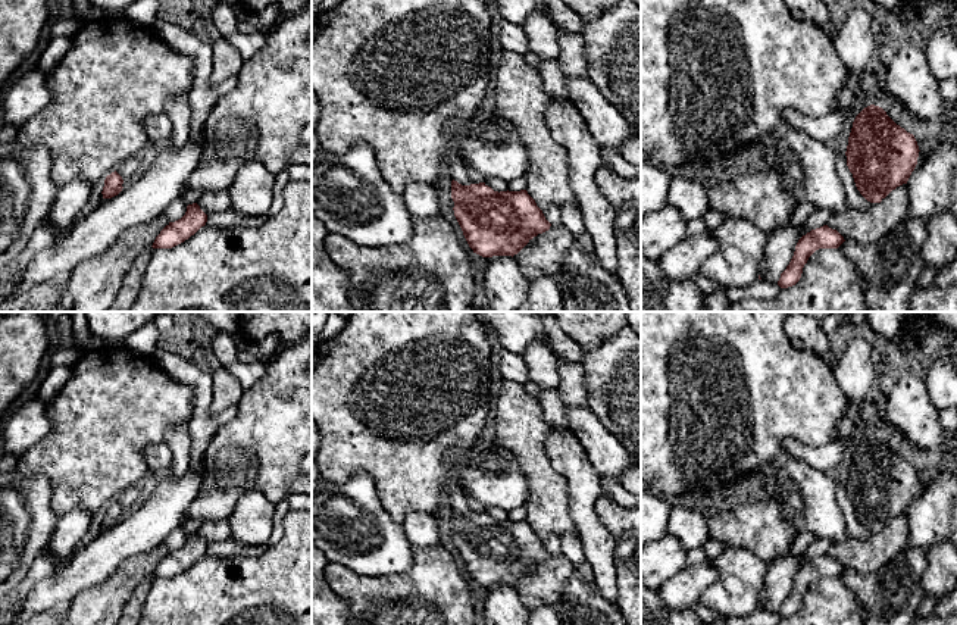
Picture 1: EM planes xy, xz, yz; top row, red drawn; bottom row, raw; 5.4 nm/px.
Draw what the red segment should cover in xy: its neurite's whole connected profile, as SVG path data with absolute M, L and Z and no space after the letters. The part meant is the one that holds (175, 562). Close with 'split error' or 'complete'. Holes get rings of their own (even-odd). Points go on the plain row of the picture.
M197 532L188 534L185 544L169 551L153 572L153 578L172 578L194 565L207 551L207 544Z; complete

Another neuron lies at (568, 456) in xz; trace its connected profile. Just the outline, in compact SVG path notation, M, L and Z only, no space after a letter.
M551 428L545 437L545 453L553 469L569 482L570 519L600 593L616 606L619 594L614 565L616 540L595 513L595 501L603 494L603 476L594 469L587 450L567 428Z

